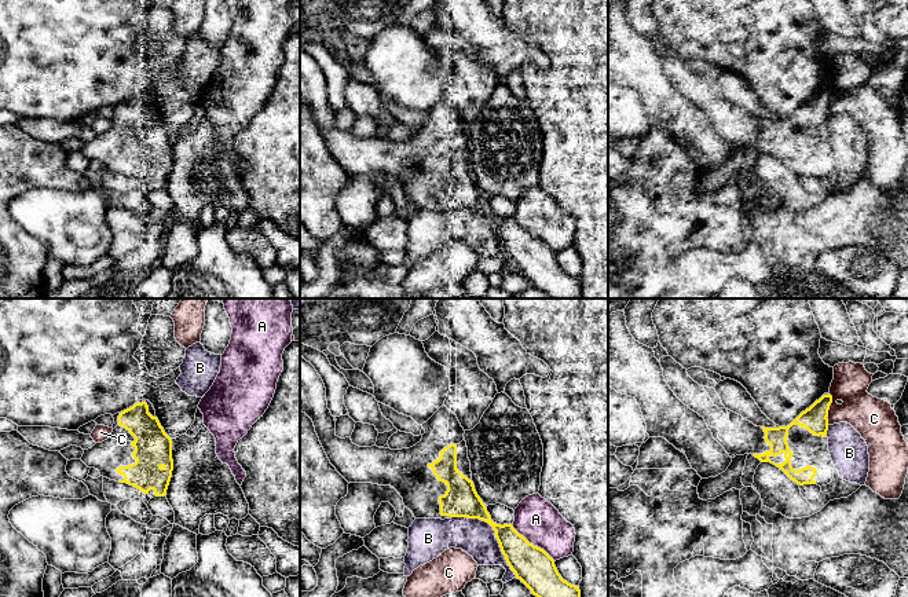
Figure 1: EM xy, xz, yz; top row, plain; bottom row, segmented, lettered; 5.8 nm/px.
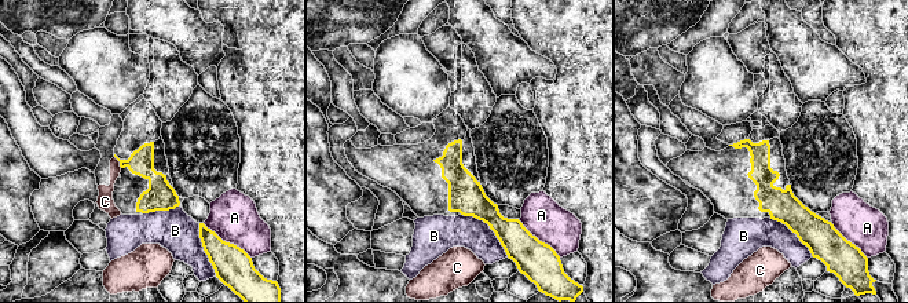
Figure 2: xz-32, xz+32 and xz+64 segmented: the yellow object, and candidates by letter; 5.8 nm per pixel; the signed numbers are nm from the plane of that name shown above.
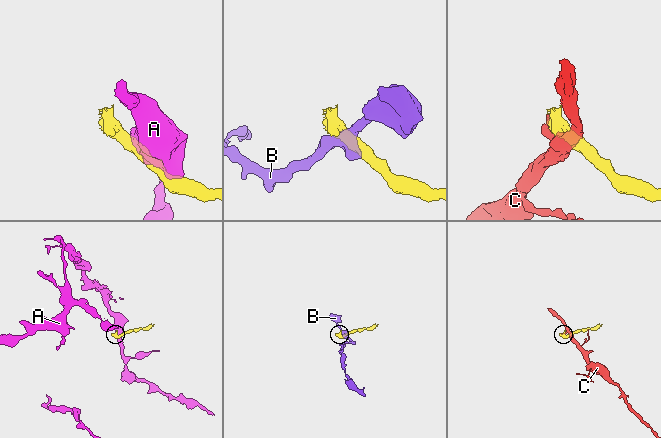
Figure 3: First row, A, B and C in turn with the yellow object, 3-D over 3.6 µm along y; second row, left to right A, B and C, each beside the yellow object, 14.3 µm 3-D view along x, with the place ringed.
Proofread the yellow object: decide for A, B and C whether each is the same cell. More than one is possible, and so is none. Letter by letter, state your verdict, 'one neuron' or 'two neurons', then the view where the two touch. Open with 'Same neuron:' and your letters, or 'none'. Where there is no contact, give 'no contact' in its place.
Same neuron: none
A: two neurons; contact in xz
B: two neurons; contact in xz
C: two neurons; contact in yz

